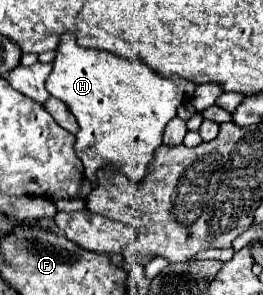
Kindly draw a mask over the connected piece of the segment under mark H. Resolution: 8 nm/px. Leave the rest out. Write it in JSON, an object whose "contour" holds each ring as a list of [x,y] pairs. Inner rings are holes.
{"contour":[[[65,34],[55,50],[53,72],[45,86],[49,94],[65,102],[77,118],[81,130],[75,136],[75,152],[95,189],[97,170],[105,162],[121,166],[133,184],[143,180],[155,148],[163,144],[165,124],[175,118],[177,106],[191,98],[197,84],[177,76],[163,78],[141,60],[83,48],[77,44],[75,36]]]}

